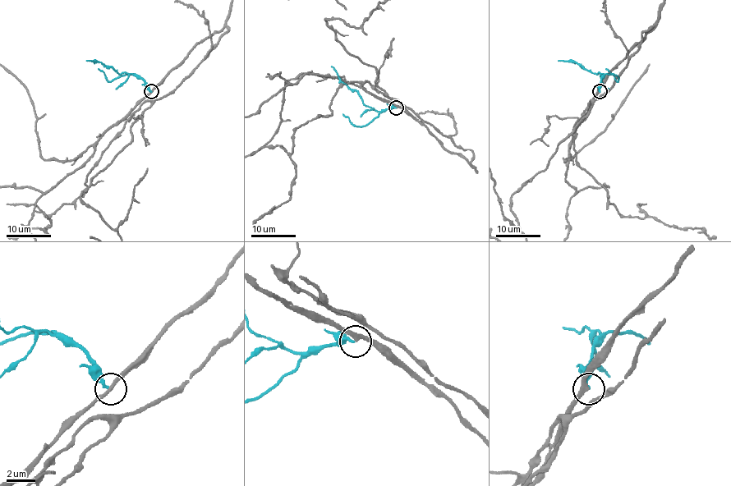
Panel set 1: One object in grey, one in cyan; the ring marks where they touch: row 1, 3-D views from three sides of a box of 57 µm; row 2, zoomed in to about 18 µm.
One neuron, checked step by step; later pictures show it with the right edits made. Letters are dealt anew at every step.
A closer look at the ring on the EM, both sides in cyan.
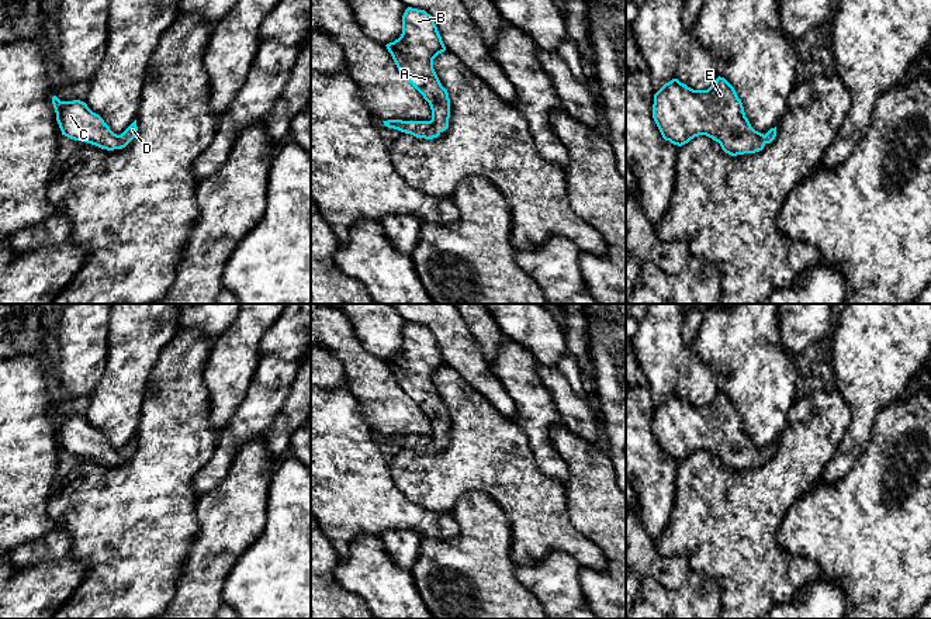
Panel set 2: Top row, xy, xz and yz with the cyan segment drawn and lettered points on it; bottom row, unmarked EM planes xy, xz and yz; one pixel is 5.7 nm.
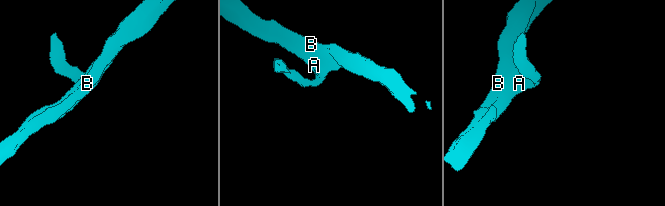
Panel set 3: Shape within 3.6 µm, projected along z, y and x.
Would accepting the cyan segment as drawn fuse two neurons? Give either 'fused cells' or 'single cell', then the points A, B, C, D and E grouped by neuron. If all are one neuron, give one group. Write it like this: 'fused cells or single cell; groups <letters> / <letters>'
single cell; groups A B C D E

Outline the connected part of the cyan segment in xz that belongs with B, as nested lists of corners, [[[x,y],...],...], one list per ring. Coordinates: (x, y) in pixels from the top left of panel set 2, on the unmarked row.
[[[408,322],[402,331],[402,349],[385,360],[398,385],[423,411],[432,425],[430,436],[383,436],[385,442],[433,454],[449,443],[450,414],[442,401],[433,374],[446,366],[435,335],[425,325]]]

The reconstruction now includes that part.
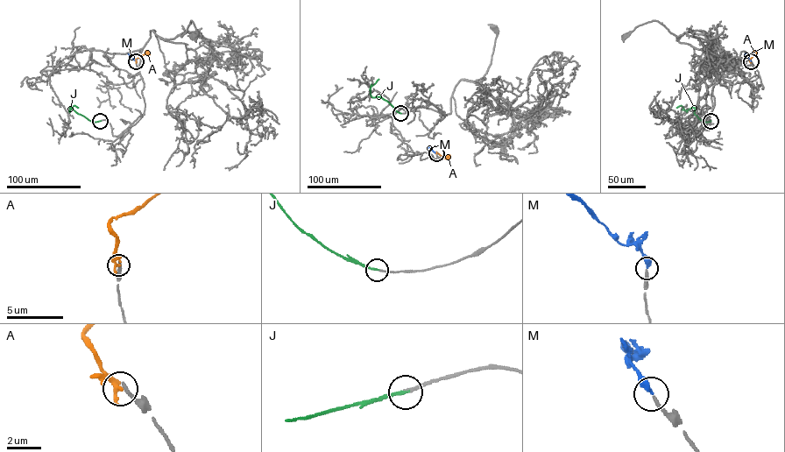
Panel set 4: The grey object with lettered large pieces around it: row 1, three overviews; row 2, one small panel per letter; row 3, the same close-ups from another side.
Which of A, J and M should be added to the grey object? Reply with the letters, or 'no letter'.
J, M

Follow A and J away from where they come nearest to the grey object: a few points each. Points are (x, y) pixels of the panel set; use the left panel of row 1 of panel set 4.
A: (136, 62), (138, 57), (150, 53)
J: (100, 121), (92, 122), (72, 108), (69, 110), (74, 105), (78, 108)

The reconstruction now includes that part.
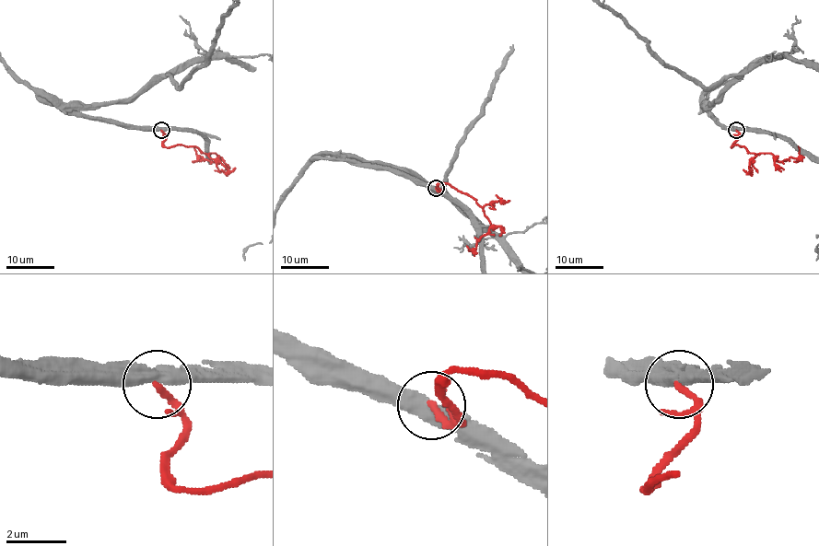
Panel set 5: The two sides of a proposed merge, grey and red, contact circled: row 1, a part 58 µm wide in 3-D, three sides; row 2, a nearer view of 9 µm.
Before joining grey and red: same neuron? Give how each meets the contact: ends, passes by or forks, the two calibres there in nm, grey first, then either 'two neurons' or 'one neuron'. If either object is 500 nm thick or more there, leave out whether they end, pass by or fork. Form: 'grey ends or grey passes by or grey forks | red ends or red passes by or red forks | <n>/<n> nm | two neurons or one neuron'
500/220 nm | two neurons

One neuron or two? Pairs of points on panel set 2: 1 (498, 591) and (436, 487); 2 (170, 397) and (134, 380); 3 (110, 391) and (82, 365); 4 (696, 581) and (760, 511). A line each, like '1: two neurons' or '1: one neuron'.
1: two neurons
2: two neurons
3: two neurons
4: two neurons

